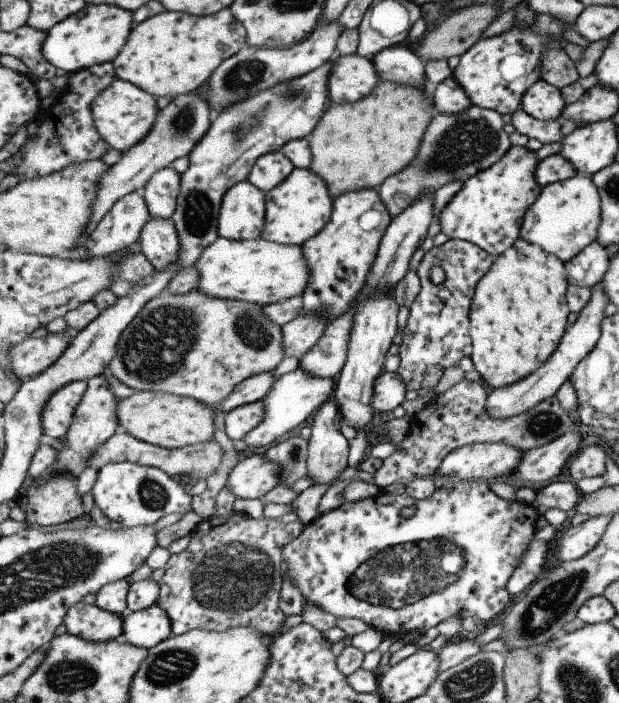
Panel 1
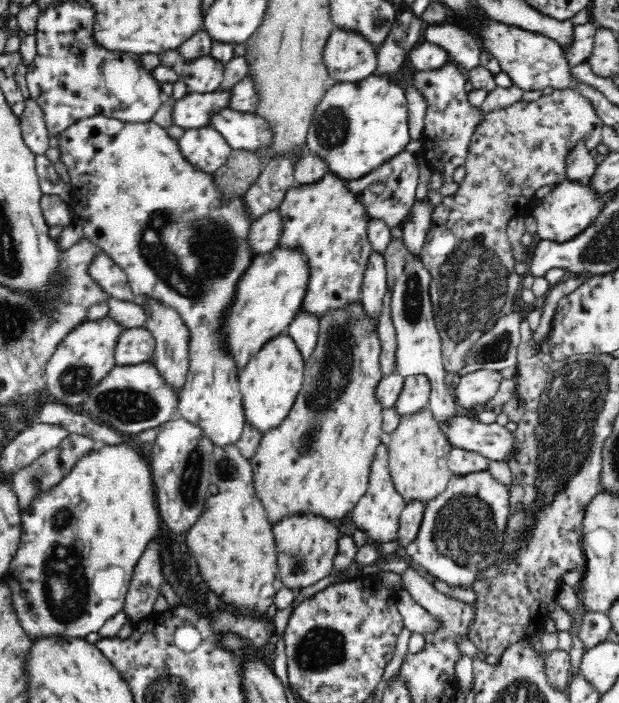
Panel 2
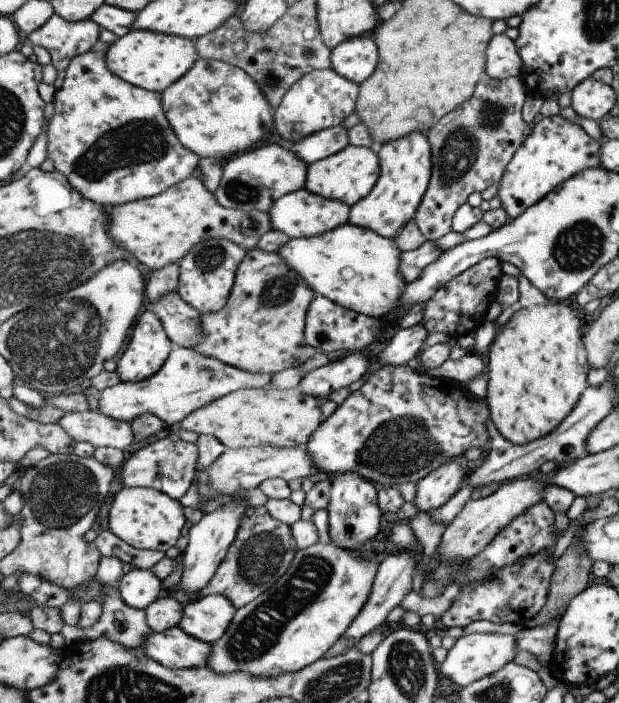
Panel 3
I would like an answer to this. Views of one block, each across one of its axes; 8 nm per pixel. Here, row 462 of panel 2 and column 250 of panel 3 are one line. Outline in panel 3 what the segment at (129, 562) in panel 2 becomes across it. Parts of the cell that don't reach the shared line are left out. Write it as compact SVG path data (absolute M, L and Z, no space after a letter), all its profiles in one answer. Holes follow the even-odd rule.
M199 56L196 65L165 90L163 96L164 109L178 137L189 150L201 158L217 158L223 161L224 158L253 148L265 138L265 134L275 129L272 104L262 86L239 65L224 60Z

